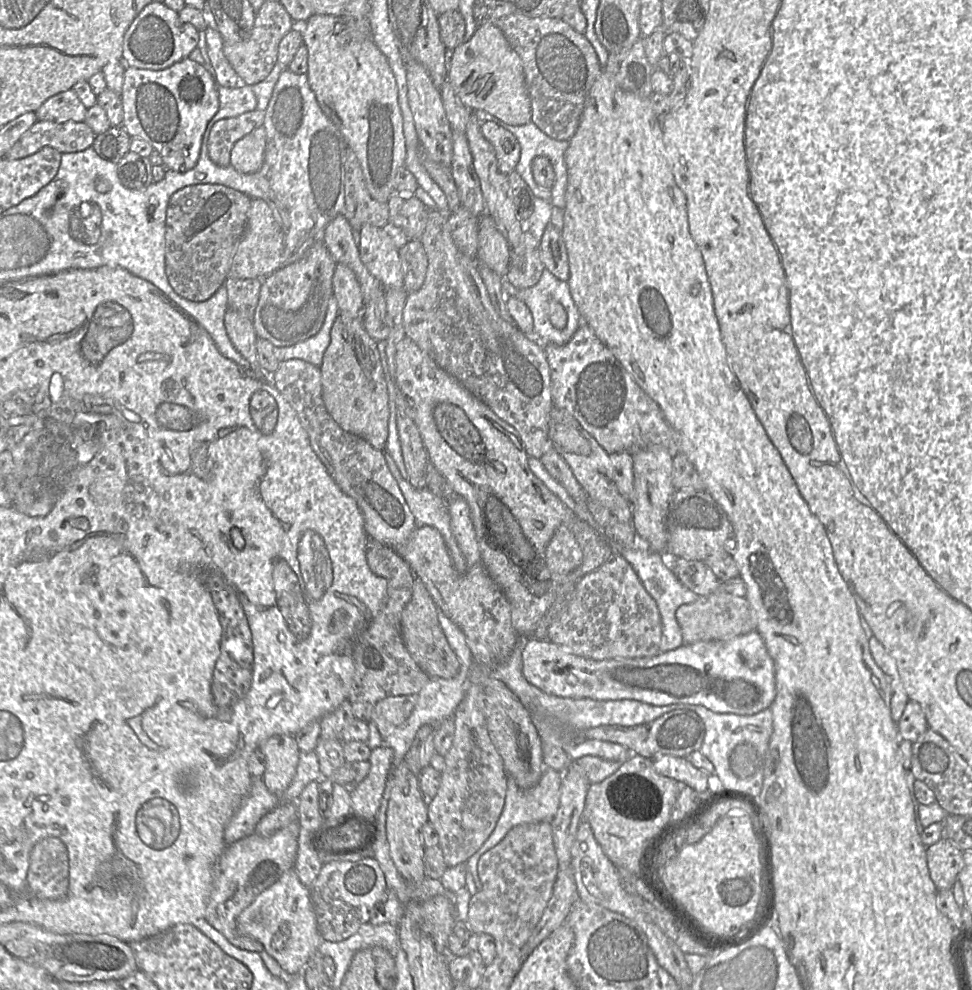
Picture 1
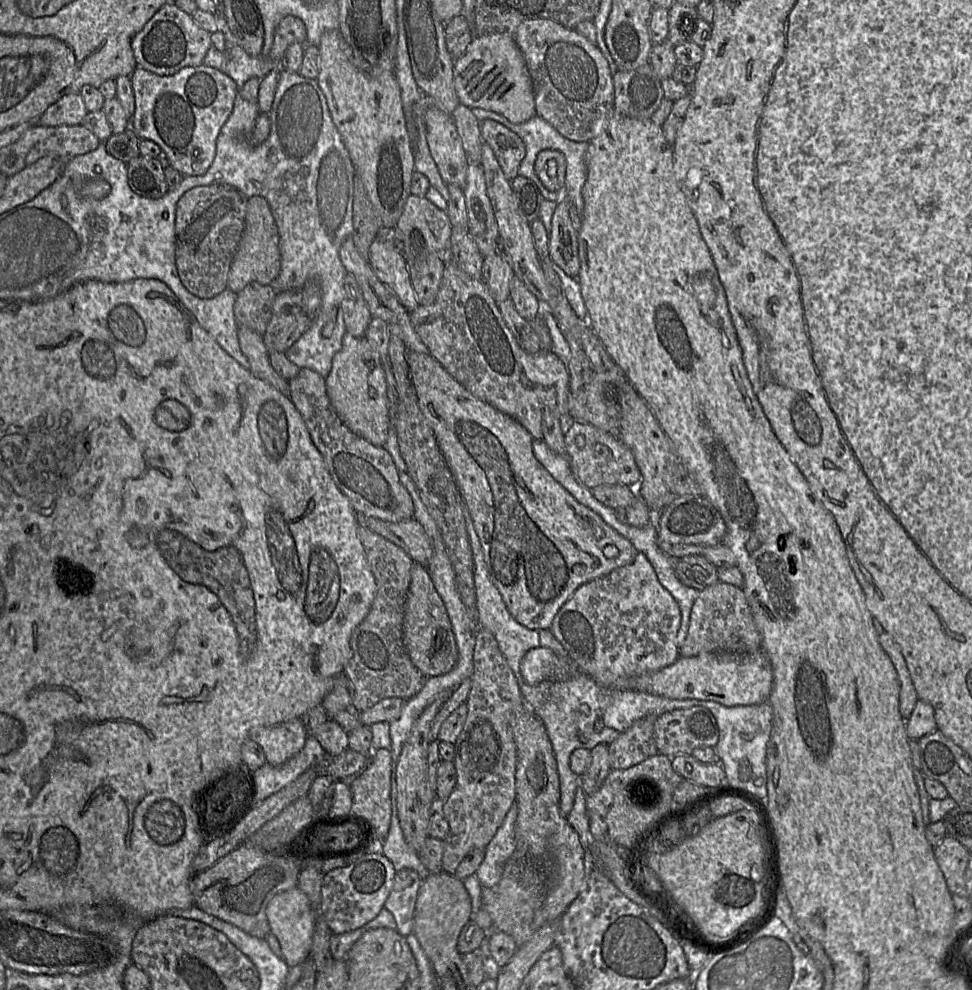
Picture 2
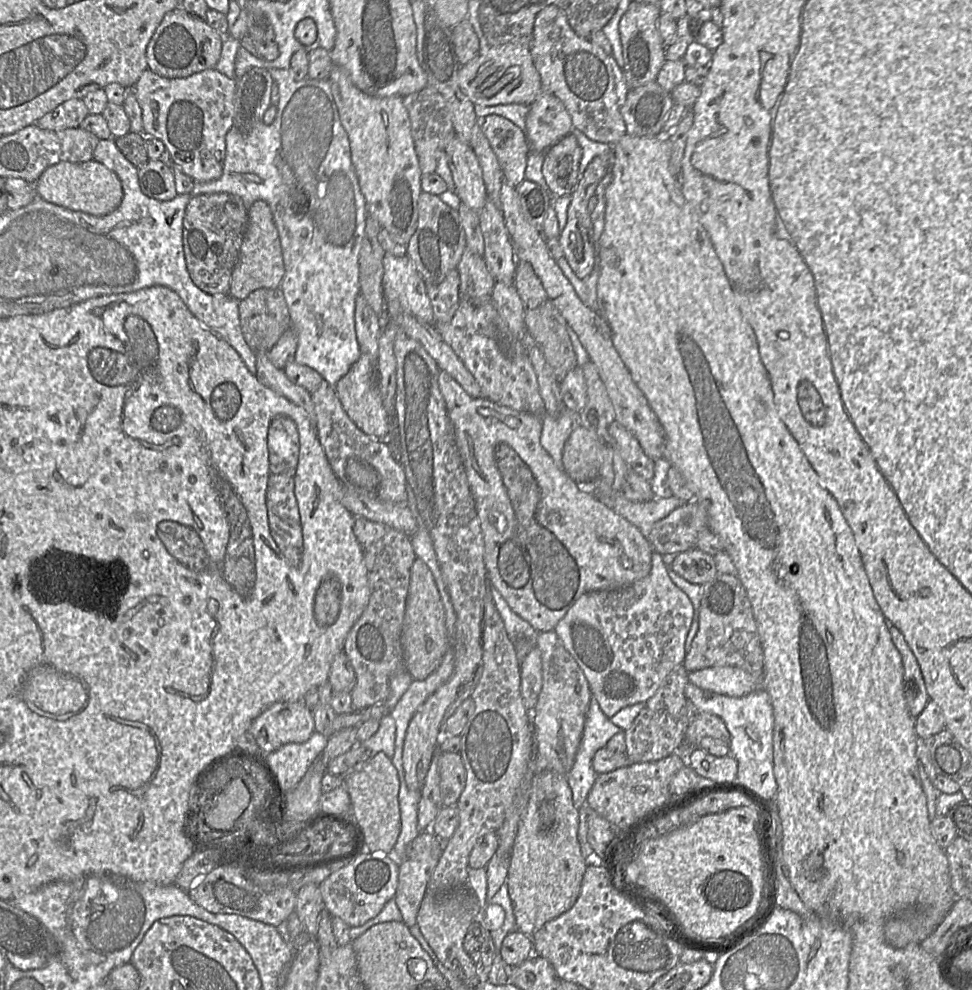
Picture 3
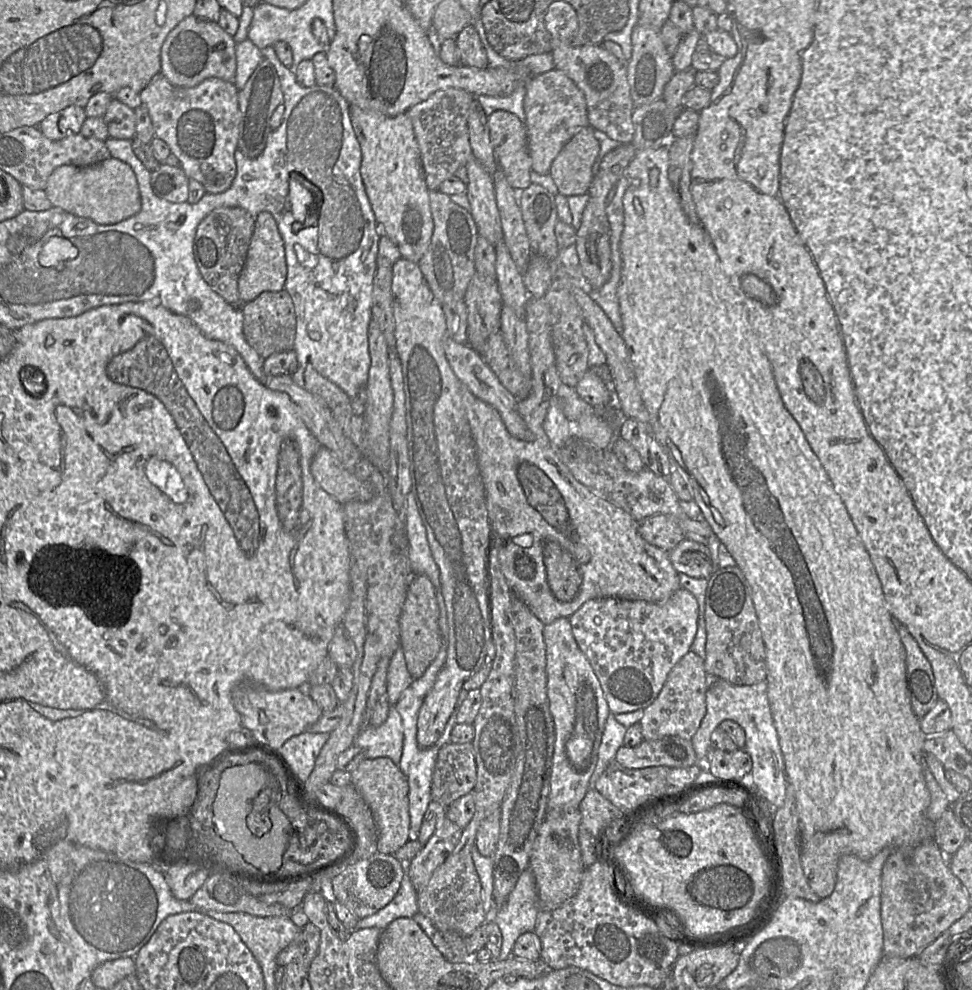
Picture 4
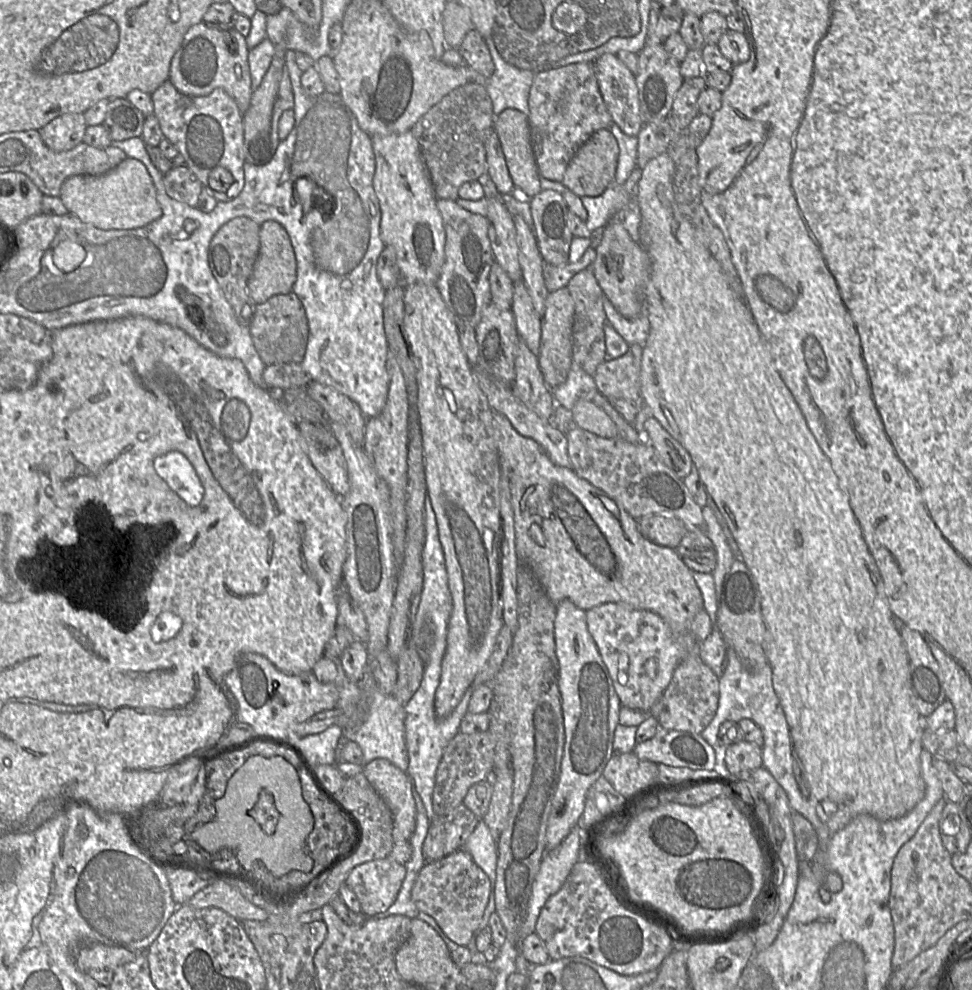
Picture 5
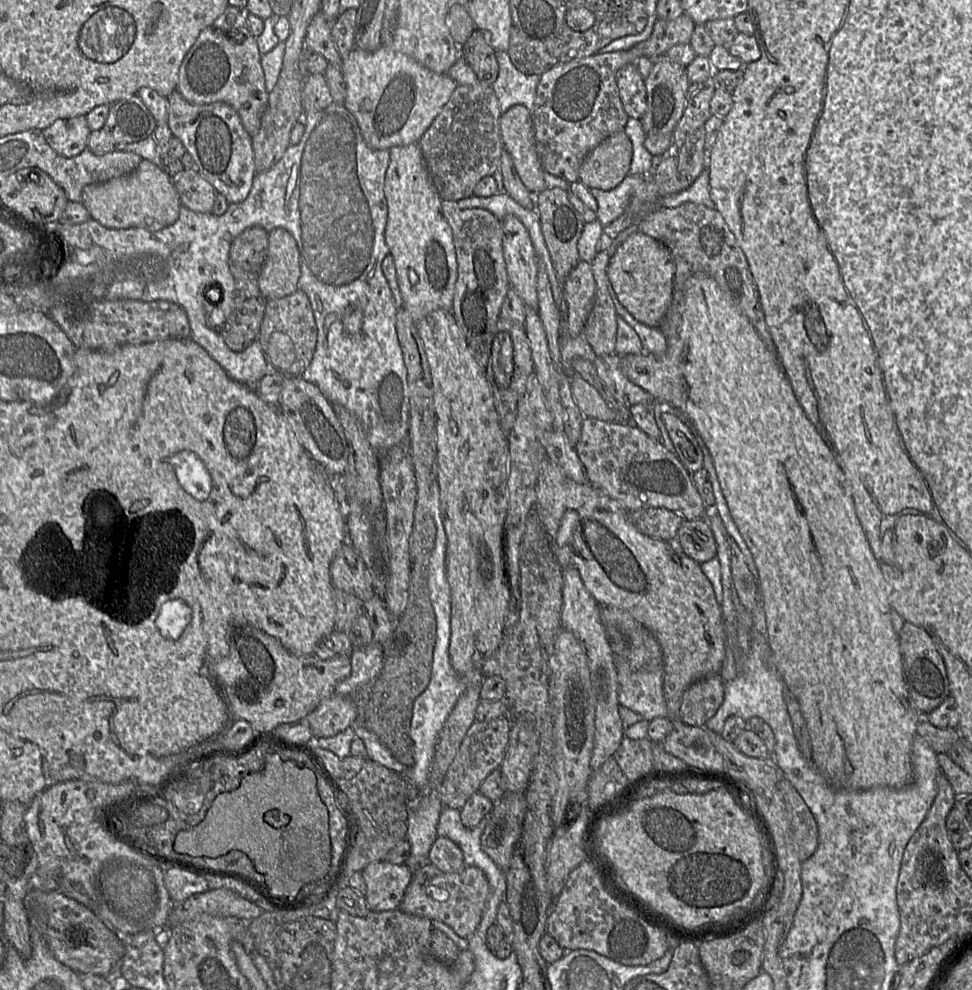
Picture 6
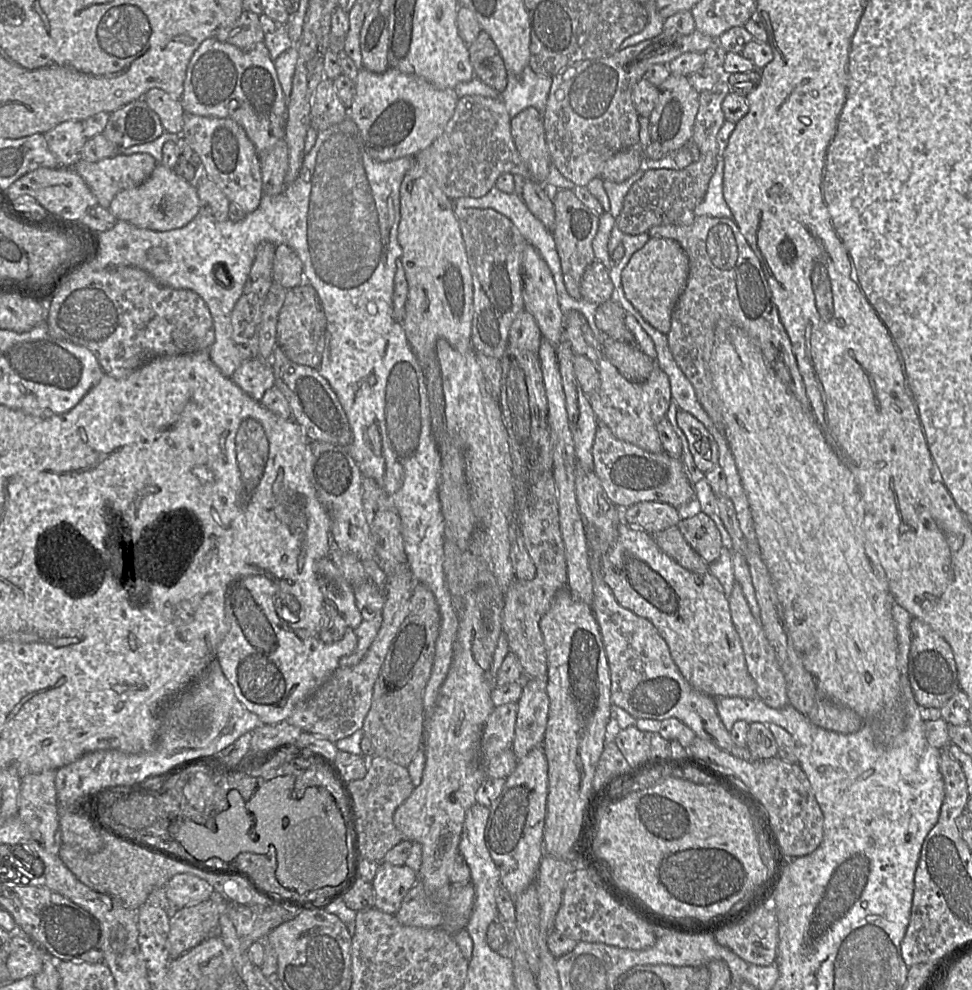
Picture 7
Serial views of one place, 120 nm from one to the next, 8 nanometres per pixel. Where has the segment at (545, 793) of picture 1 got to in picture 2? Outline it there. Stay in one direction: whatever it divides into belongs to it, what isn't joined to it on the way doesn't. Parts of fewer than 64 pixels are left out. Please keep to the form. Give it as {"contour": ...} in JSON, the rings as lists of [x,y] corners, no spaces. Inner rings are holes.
{"contour":[[[515,800],[494,837],[484,848],[484,859],[475,873],[482,886],[481,894],[484,888],[492,888],[500,881],[504,866],[515,851],[516,819],[517,802]]]}

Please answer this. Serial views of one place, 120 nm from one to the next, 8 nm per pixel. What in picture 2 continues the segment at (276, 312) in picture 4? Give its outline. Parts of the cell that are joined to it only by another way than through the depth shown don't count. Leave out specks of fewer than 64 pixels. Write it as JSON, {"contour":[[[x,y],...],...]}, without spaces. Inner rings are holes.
{"contour":[[[251,282],[236,294],[234,316],[237,326],[247,327],[261,336],[272,316],[277,292],[271,285]]]}

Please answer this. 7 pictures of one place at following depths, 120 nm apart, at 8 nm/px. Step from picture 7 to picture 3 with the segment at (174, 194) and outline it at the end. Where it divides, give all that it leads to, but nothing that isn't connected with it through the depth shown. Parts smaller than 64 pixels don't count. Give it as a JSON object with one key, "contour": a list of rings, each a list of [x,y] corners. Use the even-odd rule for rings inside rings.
{"contour":[[[93,159],[84,163],[60,162],[48,167],[36,181],[35,190],[47,202],[95,216],[113,212],[123,199],[123,188],[117,174]]]}

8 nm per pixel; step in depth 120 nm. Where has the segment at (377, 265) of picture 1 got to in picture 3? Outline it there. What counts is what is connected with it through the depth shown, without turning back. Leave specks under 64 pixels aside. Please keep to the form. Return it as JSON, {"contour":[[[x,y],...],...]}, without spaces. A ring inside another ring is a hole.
{"contour":[[[407,255],[383,257],[383,292],[386,302],[398,302],[416,319],[436,325],[427,286]]]}

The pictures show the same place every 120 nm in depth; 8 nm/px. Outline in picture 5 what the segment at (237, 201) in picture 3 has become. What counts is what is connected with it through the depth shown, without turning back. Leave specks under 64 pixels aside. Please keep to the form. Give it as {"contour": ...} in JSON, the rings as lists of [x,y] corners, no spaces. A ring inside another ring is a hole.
{"contour":[[[239,216],[222,225],[211,239],[208,249],[209,268],[238,321],[249,327],[256,303],[248,293],[247,284],[260,249],[260,225],[248,217]]]}

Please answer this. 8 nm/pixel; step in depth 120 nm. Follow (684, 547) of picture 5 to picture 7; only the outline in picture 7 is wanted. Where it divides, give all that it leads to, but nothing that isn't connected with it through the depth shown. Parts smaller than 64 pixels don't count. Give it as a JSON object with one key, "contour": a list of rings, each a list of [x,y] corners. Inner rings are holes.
{"contour":[[[700,513],[681,520],[679,530],[690,547],[708,564],[721,555],[723,542],[721,534],[713,520]]]}

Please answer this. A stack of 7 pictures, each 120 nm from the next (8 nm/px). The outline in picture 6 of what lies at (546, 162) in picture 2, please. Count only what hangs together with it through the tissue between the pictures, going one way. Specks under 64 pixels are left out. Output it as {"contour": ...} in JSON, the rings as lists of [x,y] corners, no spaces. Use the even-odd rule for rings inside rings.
{"contour":[[[624,131],[611,134],[583,160],[579,181],[589,189],[612,190],[626,176],[633,156],[633,145]]]}

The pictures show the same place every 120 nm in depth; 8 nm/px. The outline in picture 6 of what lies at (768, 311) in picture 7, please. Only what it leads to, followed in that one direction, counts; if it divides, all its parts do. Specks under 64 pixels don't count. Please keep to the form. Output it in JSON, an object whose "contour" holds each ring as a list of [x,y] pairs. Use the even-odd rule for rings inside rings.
{"contour":[[[686,202],[673,208],[662,207],[642,219],[637,227],[638,232],[665,245],[676,265],[672,303],[660,327],[667,341],[677,335],[681,325],[686,281],[695,274],[705,274],[717,282],[748,318],[766,346],[776,352],[746,255],[716,208],[708,208],[693,202]]]}

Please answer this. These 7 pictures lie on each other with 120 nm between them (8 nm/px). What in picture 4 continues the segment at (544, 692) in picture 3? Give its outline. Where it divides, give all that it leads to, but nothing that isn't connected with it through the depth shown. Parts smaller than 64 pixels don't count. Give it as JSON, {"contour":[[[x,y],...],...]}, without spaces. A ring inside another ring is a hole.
{"contour":[[[558,618],[546,625],[543,637],[546,646],[547,696],[555,726],[555,745],[547,816],[558,817],[564,812],[578,809],[590,789],[589,781],[597,764],[605,723],[611,712],[591,664],[580,650],[573,636],[569,618]]]}

